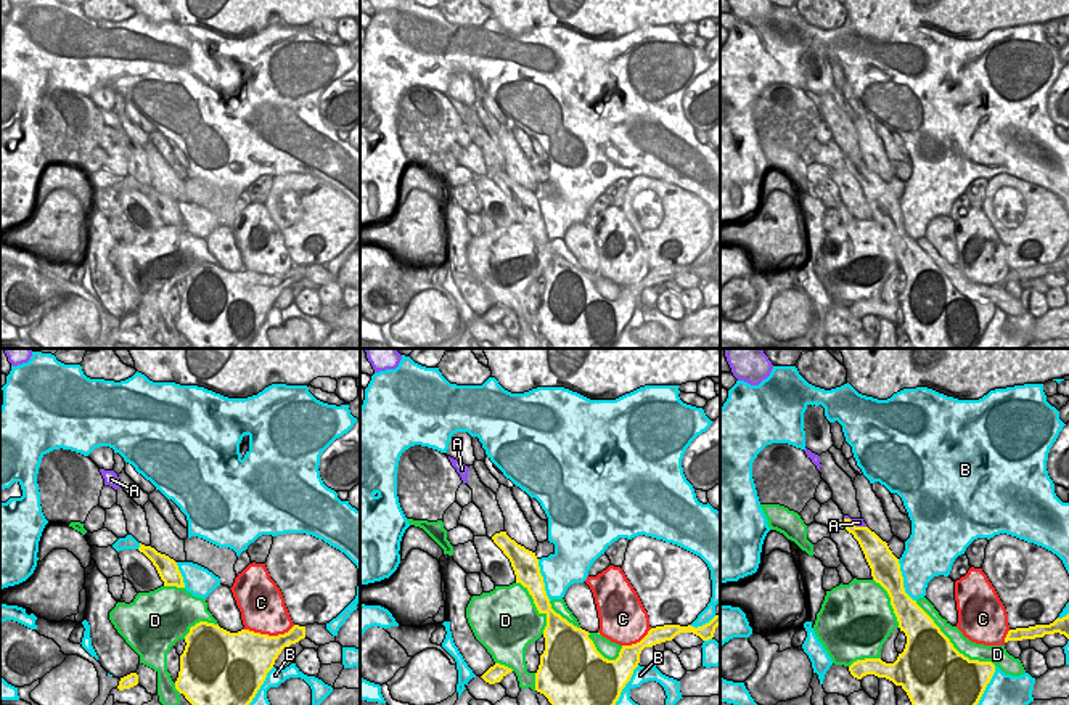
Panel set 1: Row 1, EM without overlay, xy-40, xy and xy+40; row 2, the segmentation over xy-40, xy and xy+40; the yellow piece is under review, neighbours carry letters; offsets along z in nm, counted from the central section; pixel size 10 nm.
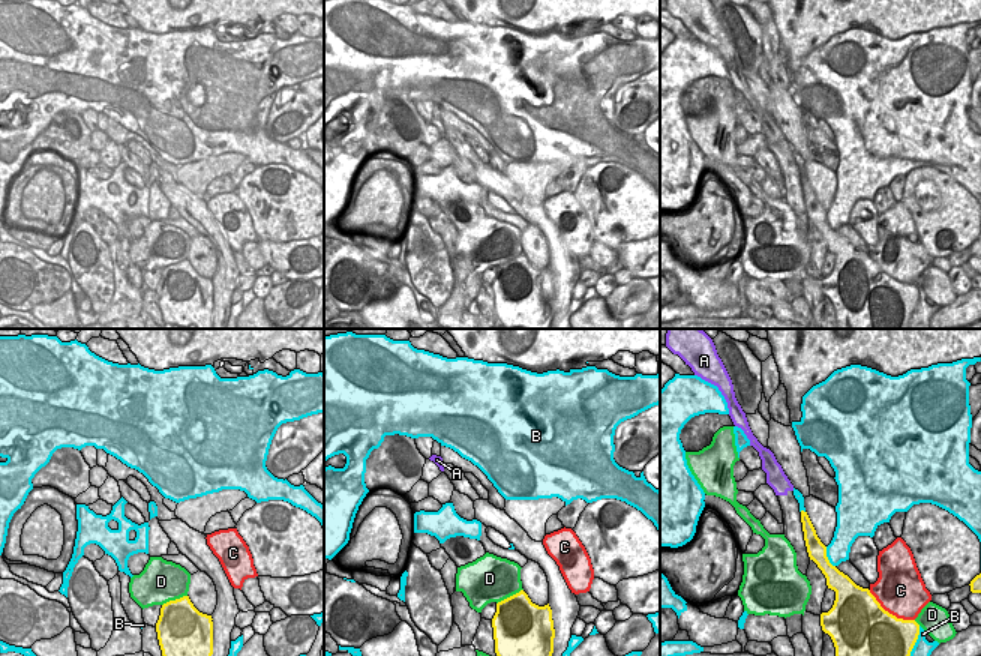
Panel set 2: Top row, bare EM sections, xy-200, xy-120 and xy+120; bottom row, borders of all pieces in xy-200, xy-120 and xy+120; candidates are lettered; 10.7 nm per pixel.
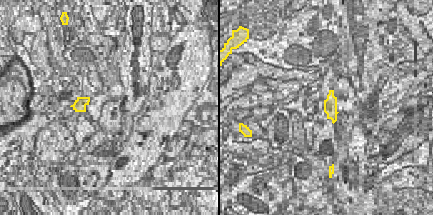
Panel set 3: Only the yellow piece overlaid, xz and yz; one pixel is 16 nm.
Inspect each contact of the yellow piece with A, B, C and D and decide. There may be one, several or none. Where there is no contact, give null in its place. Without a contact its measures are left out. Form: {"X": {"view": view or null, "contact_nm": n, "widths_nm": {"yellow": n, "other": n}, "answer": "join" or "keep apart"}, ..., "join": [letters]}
{"A": {"view": "xy+40", "contact_nm": 240, "widths_nm": {"yellow": 220, "other": 100}, "answer": "keep apart"}, "B": {"view": "xy+40", "contact_nm": 460, "widths_nm": {"yellow": 300, "other": 400}, "answer": "keep apart"}, "C": {"view": "xy-40", "contact_nm": 550, "widths_nm": {"yellow": 460, "other": 440}, "answer": "keep apart"}, "D": {"view": "xy+40", "contact_nm": 1050, "widths_nm": {"yellow": 500, "other": 170}, "answer": "keep apart"}, "join": []}

